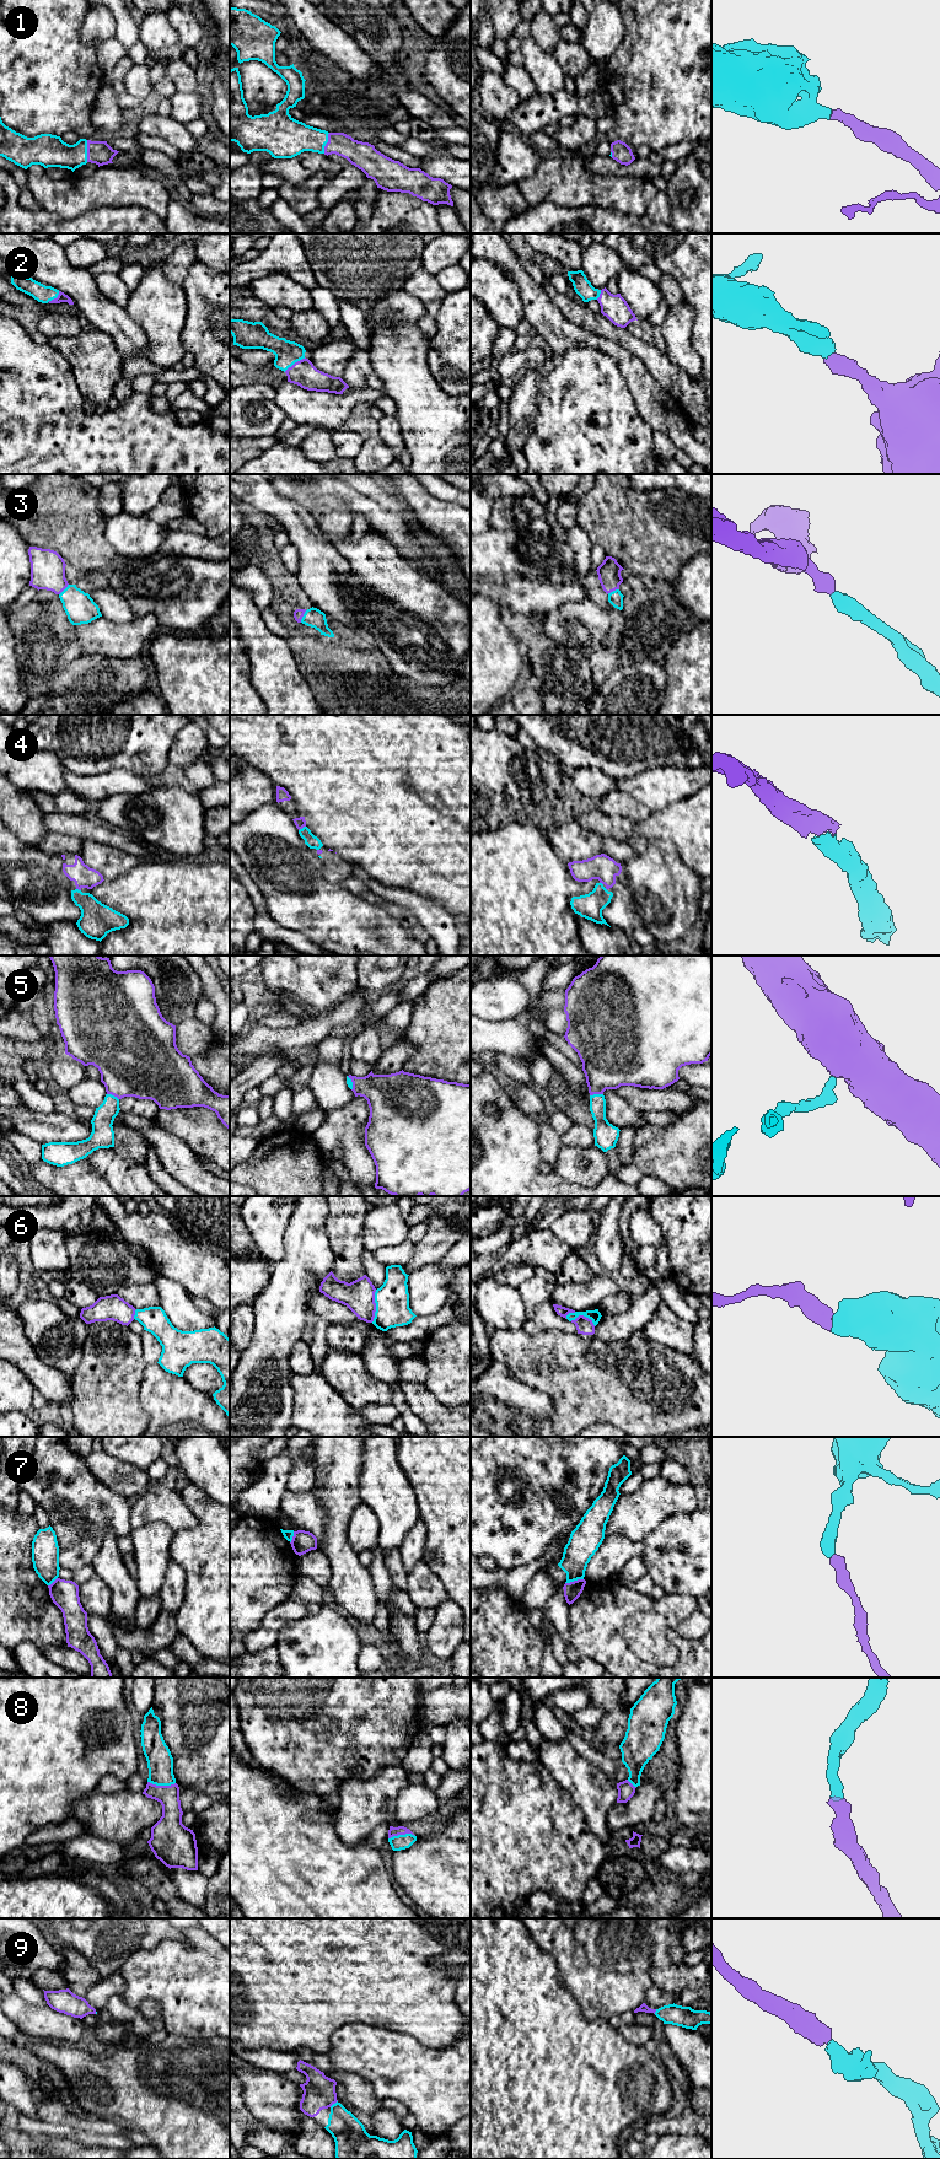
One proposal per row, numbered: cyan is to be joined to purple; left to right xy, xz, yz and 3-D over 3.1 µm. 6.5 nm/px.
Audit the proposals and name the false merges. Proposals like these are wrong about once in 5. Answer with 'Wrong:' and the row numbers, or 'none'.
Wrong: 6, 7

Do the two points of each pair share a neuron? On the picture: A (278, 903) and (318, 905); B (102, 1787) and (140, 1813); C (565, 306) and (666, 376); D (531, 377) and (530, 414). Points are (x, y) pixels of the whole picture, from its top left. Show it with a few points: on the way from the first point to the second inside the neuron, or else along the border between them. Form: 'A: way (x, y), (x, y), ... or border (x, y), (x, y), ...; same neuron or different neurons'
A: way (288, 903), (309, 904); same neuron
B: border (128, 1789), (111, 1793), (96, 1791); different neurons
C: way (591, 322), (621, 335), (642, 350); same neuron
D: way (530, 386), (530, 405); same neuron

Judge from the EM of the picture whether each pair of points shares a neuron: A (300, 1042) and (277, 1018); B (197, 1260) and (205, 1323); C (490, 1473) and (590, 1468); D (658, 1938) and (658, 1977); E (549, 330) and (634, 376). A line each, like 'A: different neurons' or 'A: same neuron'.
A: different neurons
B: different neurons
C: same neuron
D: different neurons
E: same neuron

